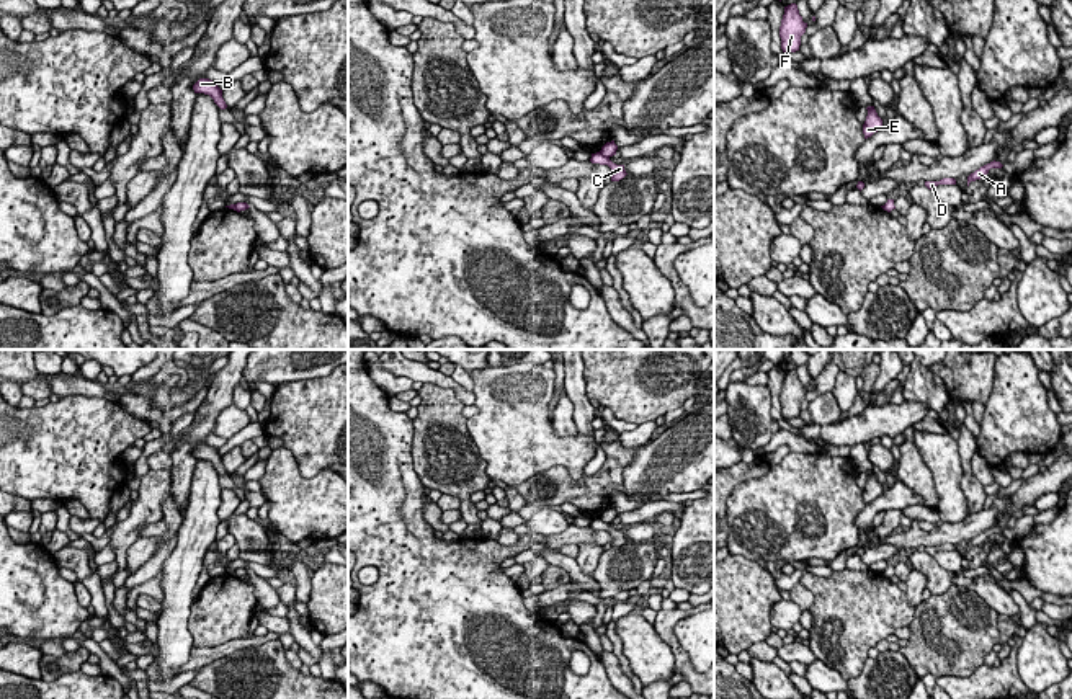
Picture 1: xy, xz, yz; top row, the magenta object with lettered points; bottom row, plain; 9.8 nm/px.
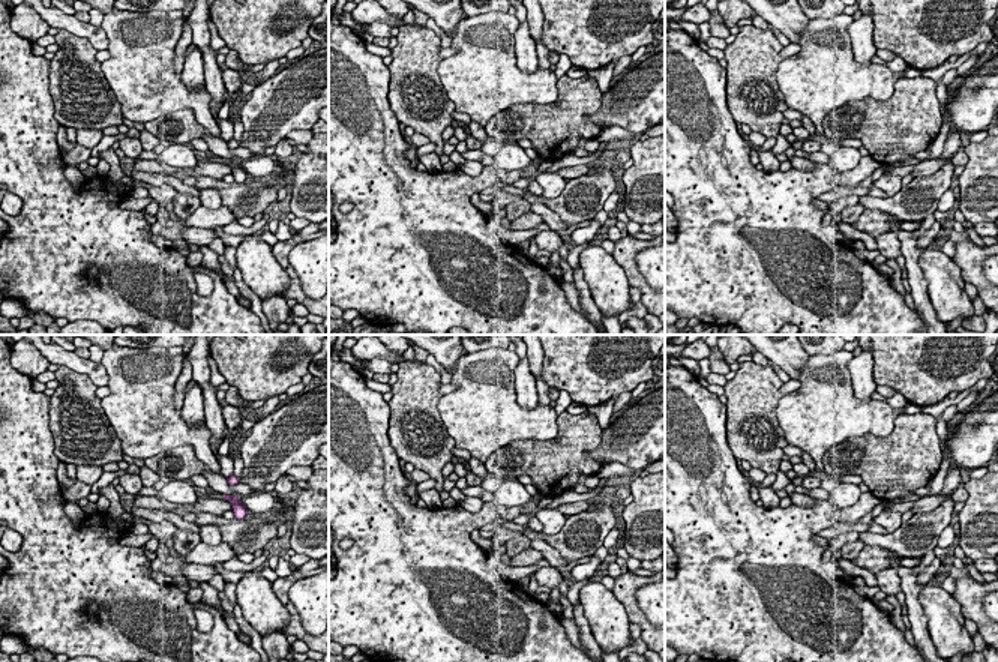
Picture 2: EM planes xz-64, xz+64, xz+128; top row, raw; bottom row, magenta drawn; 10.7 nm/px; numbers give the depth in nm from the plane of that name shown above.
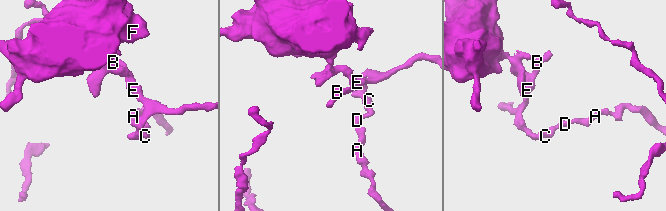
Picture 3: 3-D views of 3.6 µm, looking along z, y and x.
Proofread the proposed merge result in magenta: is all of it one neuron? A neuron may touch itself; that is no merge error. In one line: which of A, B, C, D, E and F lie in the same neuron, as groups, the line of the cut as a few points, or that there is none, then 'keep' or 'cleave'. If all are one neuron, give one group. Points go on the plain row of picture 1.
A C D / B E F; cut in xz along (598, 518), (608, 523); cleave

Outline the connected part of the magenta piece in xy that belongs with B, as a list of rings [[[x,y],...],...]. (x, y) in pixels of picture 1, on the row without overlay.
[[[199,444],[193,451],[193,456],[194,456],[194,459],[209,461],[221,475],[227,474],[227,470],[226,470],[226,467],[222,464],[222,456],[217,452],[216,447],[209,446],[209,444]]]

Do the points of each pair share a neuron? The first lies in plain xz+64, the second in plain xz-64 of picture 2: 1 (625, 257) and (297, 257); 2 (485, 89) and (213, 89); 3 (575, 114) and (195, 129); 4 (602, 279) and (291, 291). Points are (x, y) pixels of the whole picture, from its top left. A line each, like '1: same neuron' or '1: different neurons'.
1: different neurons
2: different neurons
3: same neuron
4: different neurons

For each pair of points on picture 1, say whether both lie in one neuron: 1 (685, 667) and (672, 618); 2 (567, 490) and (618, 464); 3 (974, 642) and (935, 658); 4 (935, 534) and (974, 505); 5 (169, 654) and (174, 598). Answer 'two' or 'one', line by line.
1: one
2: one
3: one
4: two
5: one

